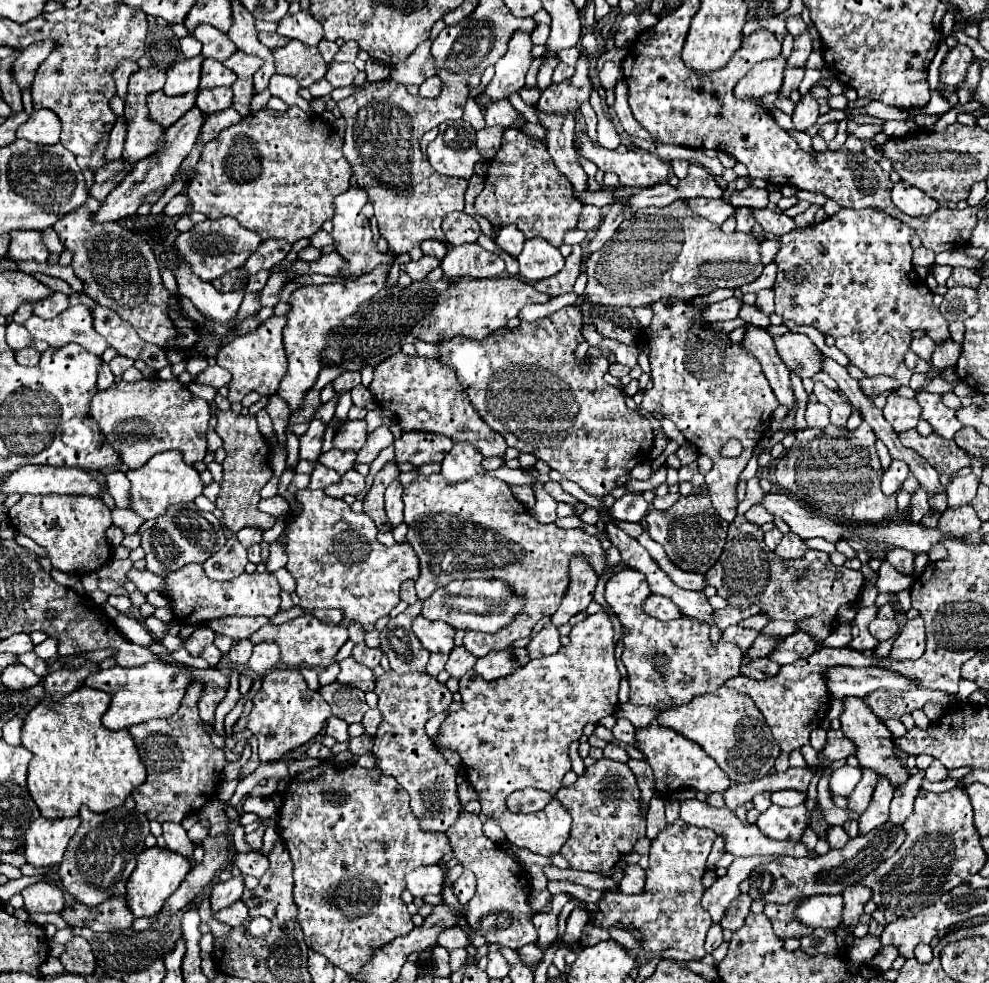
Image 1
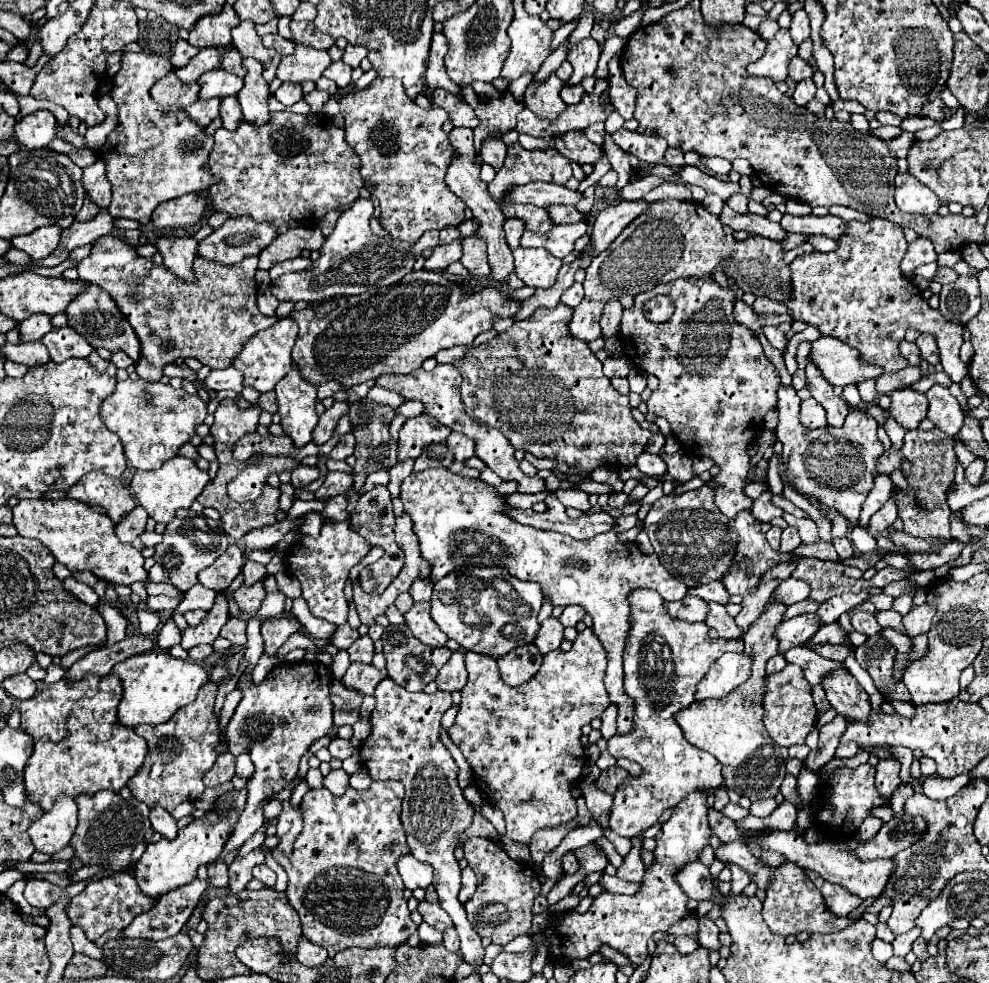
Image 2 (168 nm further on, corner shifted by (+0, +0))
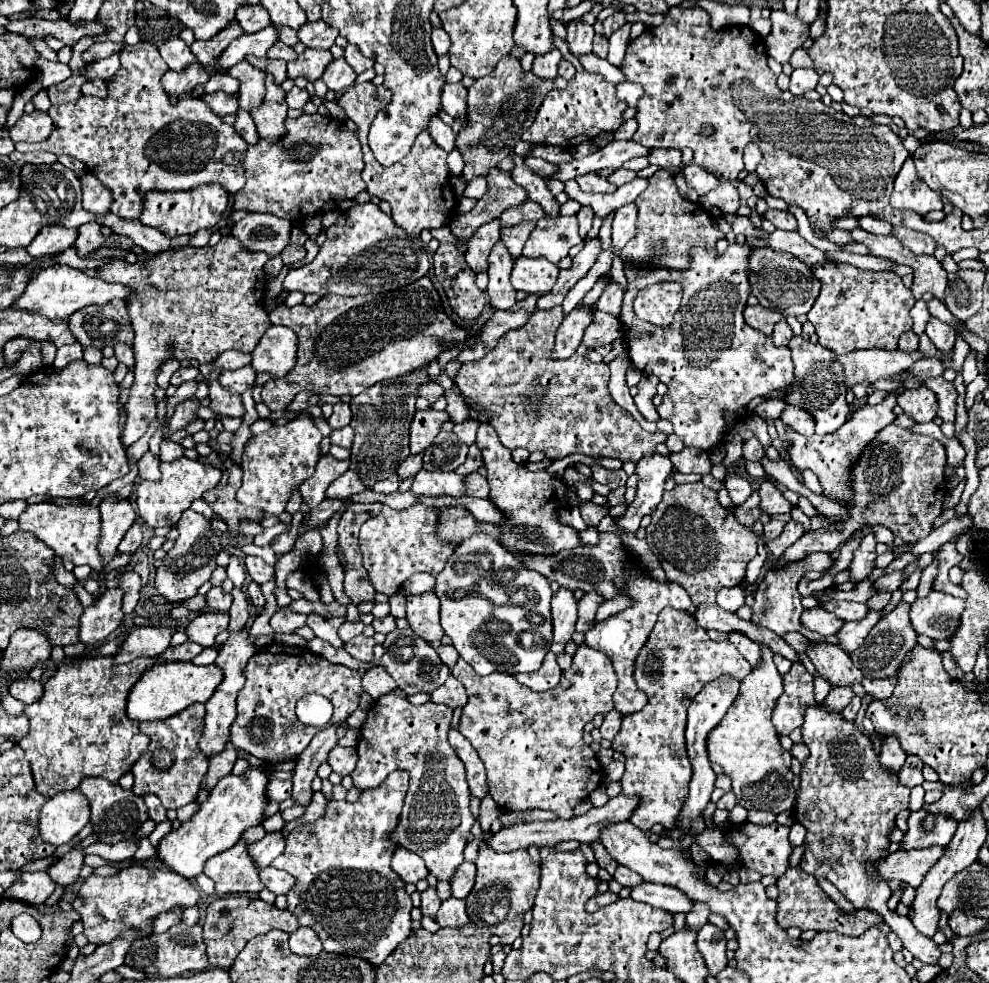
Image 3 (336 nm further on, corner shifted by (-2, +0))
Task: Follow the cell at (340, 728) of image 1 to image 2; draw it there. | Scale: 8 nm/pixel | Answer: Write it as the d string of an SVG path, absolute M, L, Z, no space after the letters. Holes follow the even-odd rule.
M334 736L332 742L330 742L330 746L328 746L328 750L330 750L330 754L332 754L334 758L344 760L344 758L348 758L348 756L354 752L354 746L350 744L350 740L342 740L342 738Z

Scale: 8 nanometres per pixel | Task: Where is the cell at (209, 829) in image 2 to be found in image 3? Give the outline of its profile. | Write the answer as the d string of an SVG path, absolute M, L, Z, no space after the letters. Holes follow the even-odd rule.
M248 766L246 774L242 776L228 774L218 780L192 820L184 822L178 830L172 830L160 842L158 860L184 878L196 878L208 858L232 848L248 828L262 824L268 806L268 798L264 798L264 786L268 786L268 782L268 770L264 766Z

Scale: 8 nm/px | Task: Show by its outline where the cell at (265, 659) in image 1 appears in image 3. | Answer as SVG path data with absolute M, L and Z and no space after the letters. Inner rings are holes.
M280 608L272 618L270 624L274 628L274 632L282 632L282 634L292 634L298 628L302 628L306 624L306 614L294 612L290 608Z

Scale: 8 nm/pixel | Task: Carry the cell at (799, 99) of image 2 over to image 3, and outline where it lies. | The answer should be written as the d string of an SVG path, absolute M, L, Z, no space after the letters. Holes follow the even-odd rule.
M796 68L790 76L790 92L802 96L808 90L814 90L818 84L818 74L812 68Z

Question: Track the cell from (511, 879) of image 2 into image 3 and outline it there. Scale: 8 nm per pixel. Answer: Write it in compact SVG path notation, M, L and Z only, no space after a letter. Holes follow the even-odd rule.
M480 844L476 858L476 884L466 898L466 912L472 922L488 926L502 944L512 944L524 926L522 918L532 908L540 884L540 866L526 850L498 854L488 846Z

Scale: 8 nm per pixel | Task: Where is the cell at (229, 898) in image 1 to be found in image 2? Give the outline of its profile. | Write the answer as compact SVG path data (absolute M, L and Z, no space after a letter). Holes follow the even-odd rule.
M252 850L244 858L238 858L230 864L230 884L228 884L230 896L246 888L246 884L252 880L252 868L262 862L264 862L264 854L260 850Z

